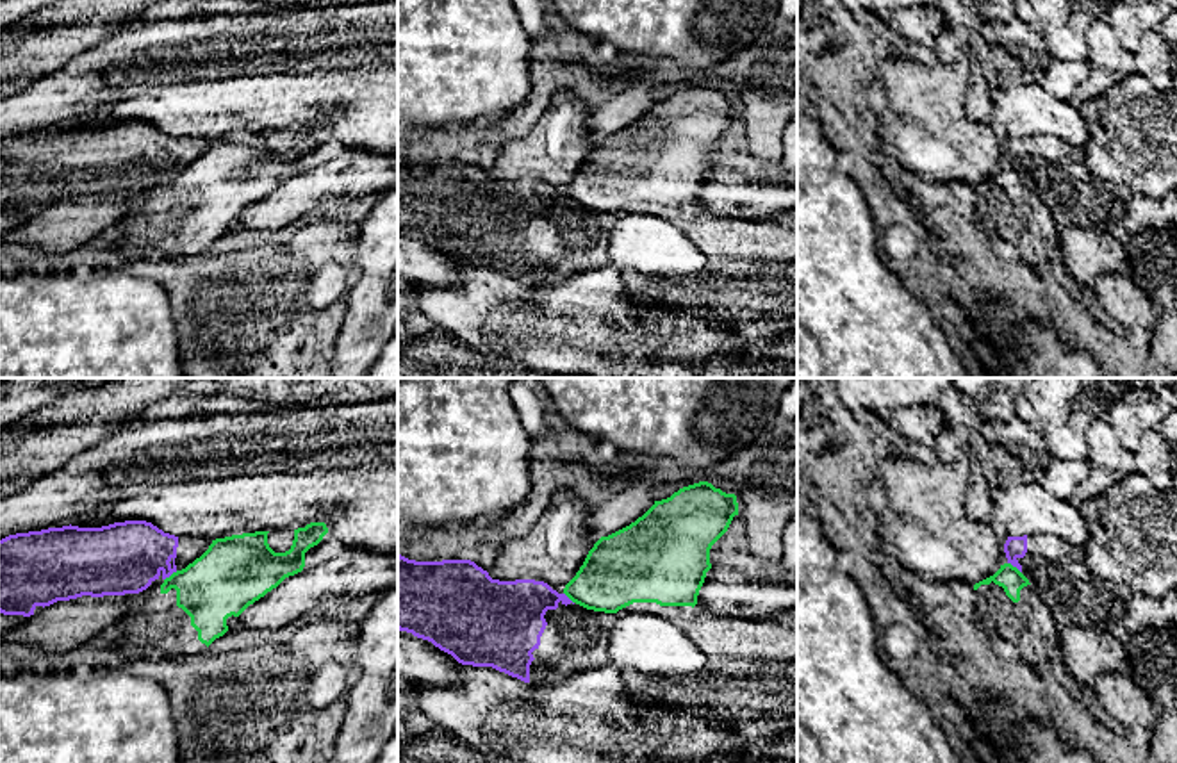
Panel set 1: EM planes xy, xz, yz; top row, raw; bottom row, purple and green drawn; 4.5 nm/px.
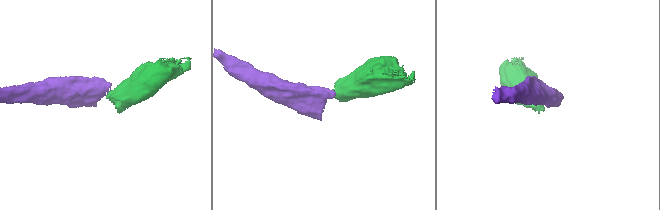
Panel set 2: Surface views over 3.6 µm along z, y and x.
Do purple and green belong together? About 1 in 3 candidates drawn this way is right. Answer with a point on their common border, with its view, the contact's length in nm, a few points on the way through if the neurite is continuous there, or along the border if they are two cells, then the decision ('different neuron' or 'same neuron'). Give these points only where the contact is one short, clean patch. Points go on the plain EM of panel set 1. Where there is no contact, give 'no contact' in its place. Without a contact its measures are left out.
meets purple in yz at (1015, 166); contact 80 nm long; border along yz (1008, 163), (1020, 173); different neuron

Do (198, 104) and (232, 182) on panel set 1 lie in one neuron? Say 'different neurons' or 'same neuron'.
different neurons

